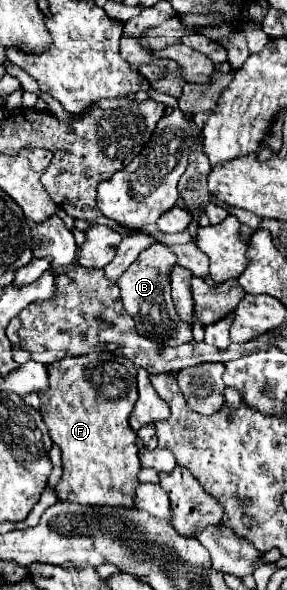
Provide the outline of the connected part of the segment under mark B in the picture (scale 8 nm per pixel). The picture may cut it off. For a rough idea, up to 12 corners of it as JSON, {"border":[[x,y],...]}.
{"border":[[154,243],[120,275],[136,331],[192,341],[170,297],[176,255]]}

